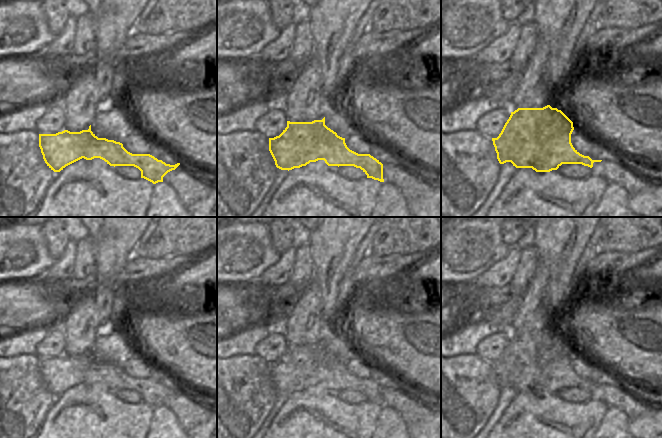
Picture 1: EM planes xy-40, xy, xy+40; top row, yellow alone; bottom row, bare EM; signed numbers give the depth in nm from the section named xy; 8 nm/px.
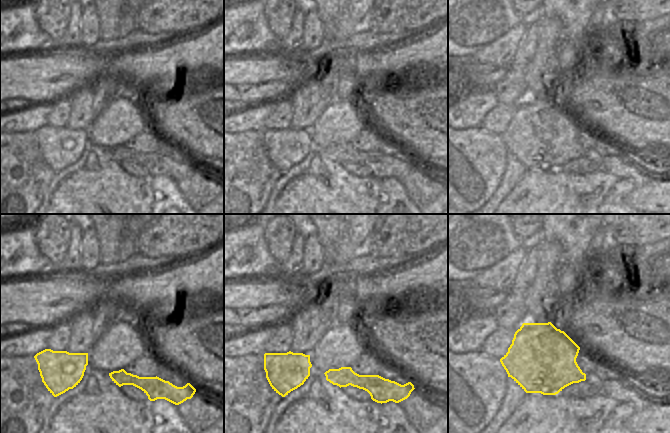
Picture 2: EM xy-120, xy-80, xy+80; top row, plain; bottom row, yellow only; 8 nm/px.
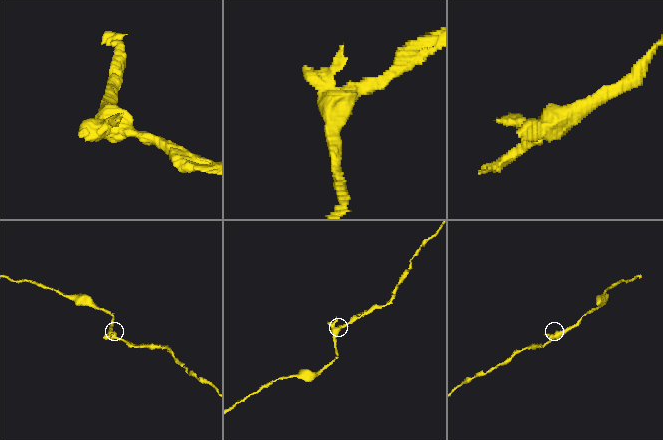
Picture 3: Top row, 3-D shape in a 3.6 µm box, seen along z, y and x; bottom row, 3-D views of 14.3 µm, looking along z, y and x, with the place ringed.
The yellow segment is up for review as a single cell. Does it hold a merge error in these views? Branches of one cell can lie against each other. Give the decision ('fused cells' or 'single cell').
fused cells

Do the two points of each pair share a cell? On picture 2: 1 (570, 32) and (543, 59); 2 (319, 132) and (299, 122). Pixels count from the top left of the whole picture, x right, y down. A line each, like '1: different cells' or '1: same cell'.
1: different cells
2: different cells

